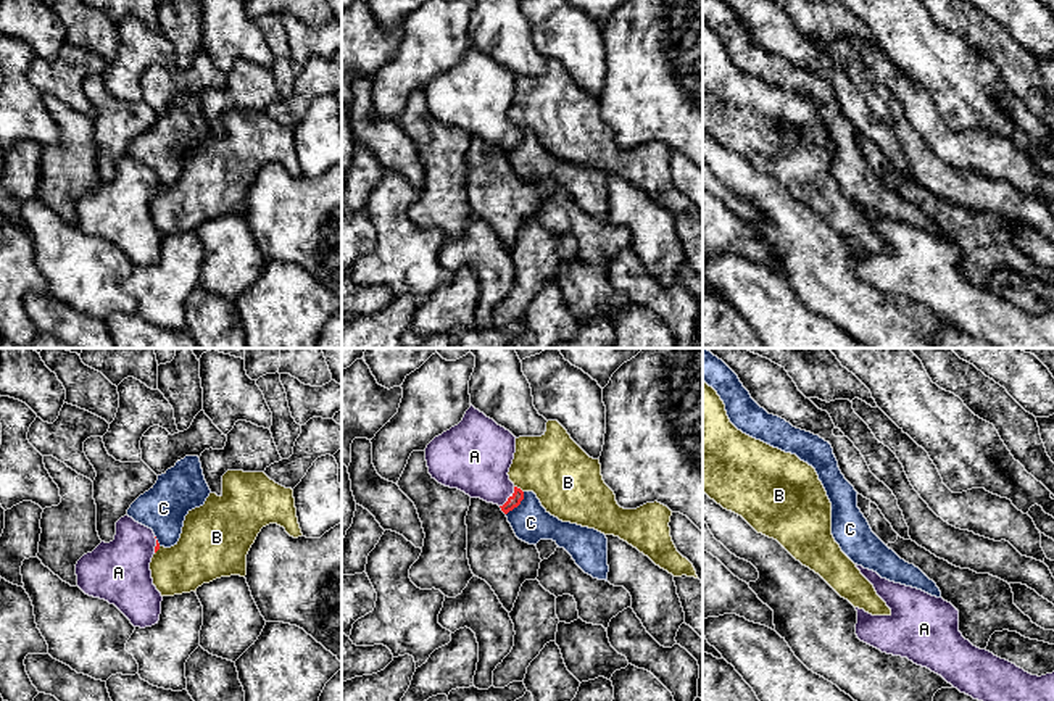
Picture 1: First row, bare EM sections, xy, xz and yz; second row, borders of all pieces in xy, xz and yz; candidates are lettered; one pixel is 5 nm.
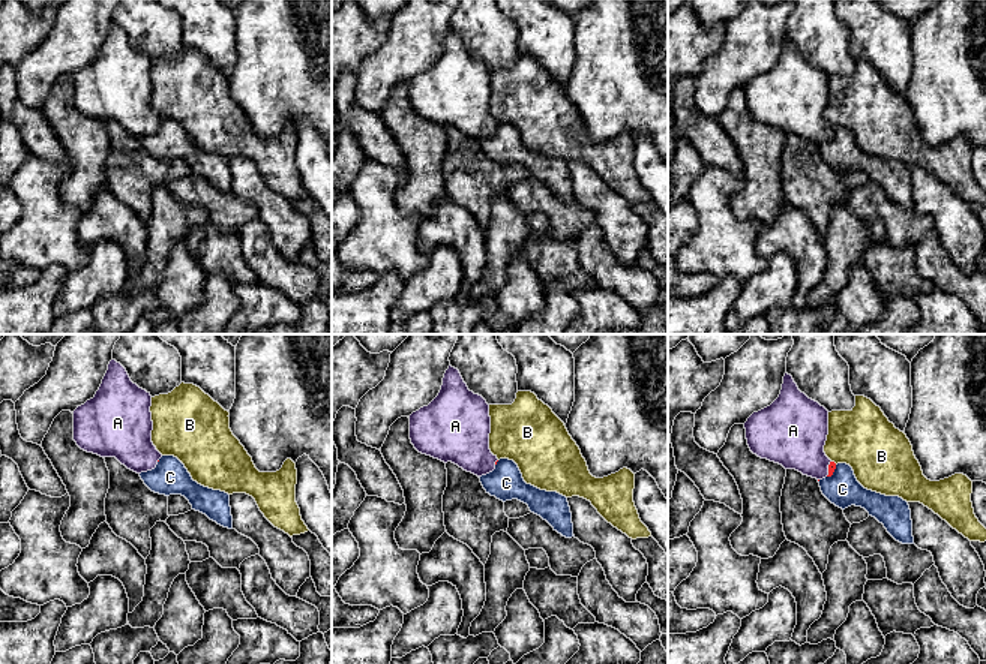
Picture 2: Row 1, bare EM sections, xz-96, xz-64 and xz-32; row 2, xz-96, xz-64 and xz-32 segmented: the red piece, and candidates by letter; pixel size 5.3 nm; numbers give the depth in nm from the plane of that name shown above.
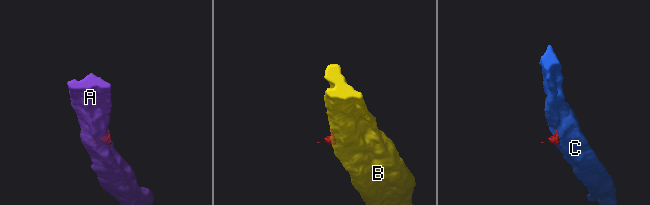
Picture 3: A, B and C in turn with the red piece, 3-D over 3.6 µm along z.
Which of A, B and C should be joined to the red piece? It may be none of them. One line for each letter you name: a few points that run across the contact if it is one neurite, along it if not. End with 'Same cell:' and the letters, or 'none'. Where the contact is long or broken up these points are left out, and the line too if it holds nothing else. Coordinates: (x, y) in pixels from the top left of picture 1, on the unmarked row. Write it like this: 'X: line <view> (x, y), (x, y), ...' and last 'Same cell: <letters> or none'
Same cell: A

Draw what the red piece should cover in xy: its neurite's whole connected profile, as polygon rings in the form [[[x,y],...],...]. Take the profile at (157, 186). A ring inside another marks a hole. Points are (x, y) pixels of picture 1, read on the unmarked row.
[[[124,155],[116,161],[113,180],[102,180],[77,200],[77,226],[114,243],[134,266],[151,266],[160,259],[163,240],[150,209],[158,189],[153,169]]]

